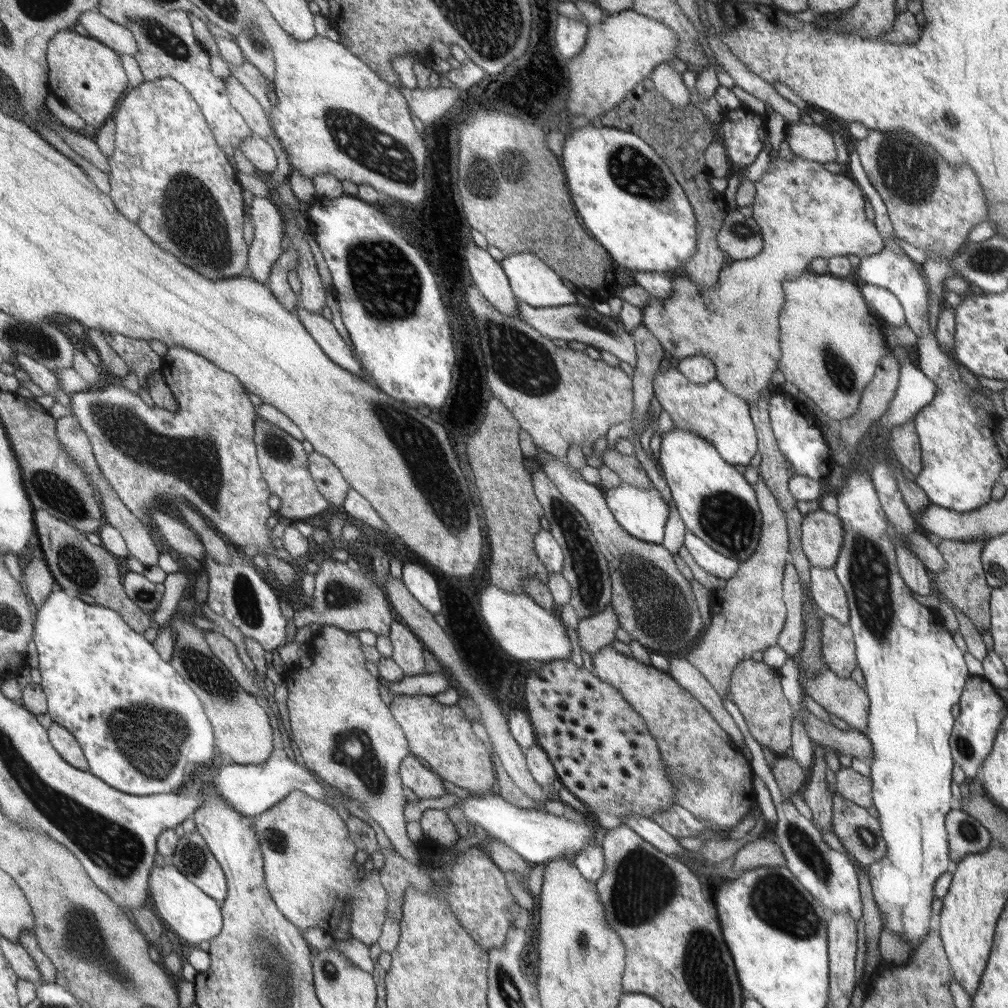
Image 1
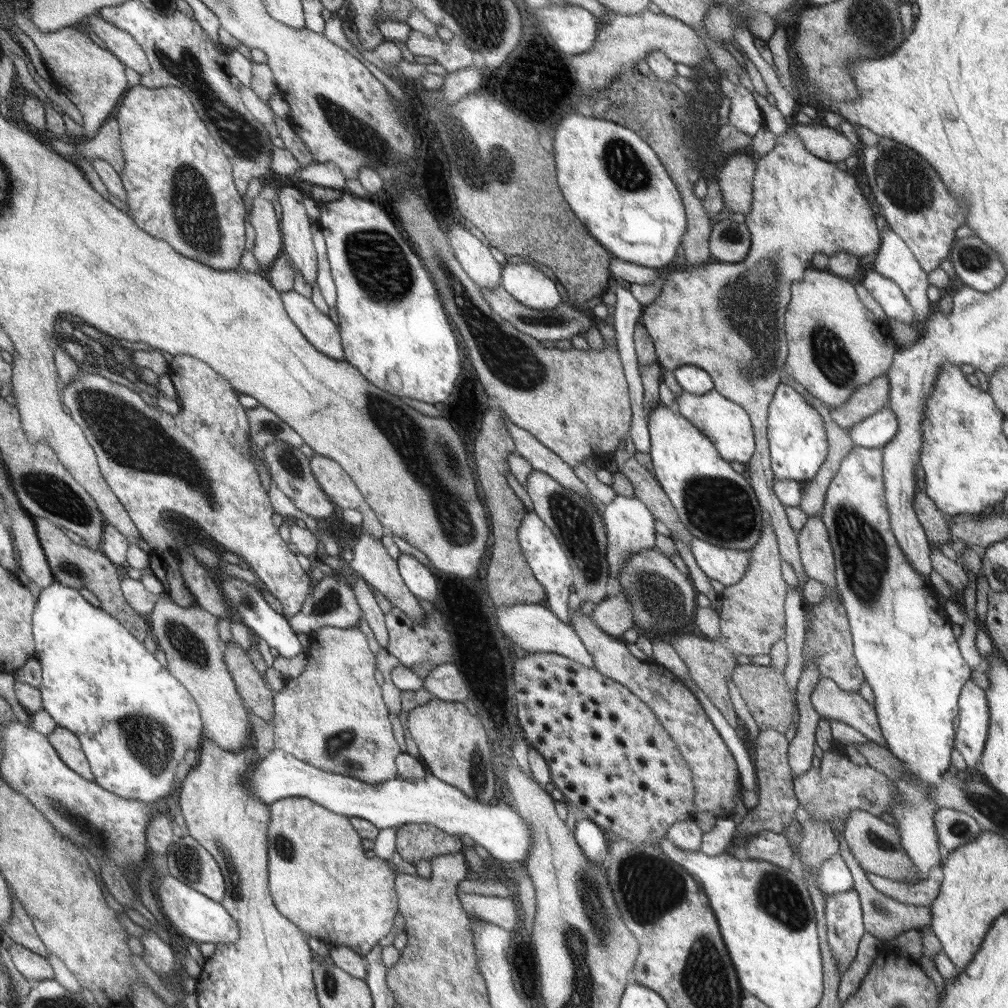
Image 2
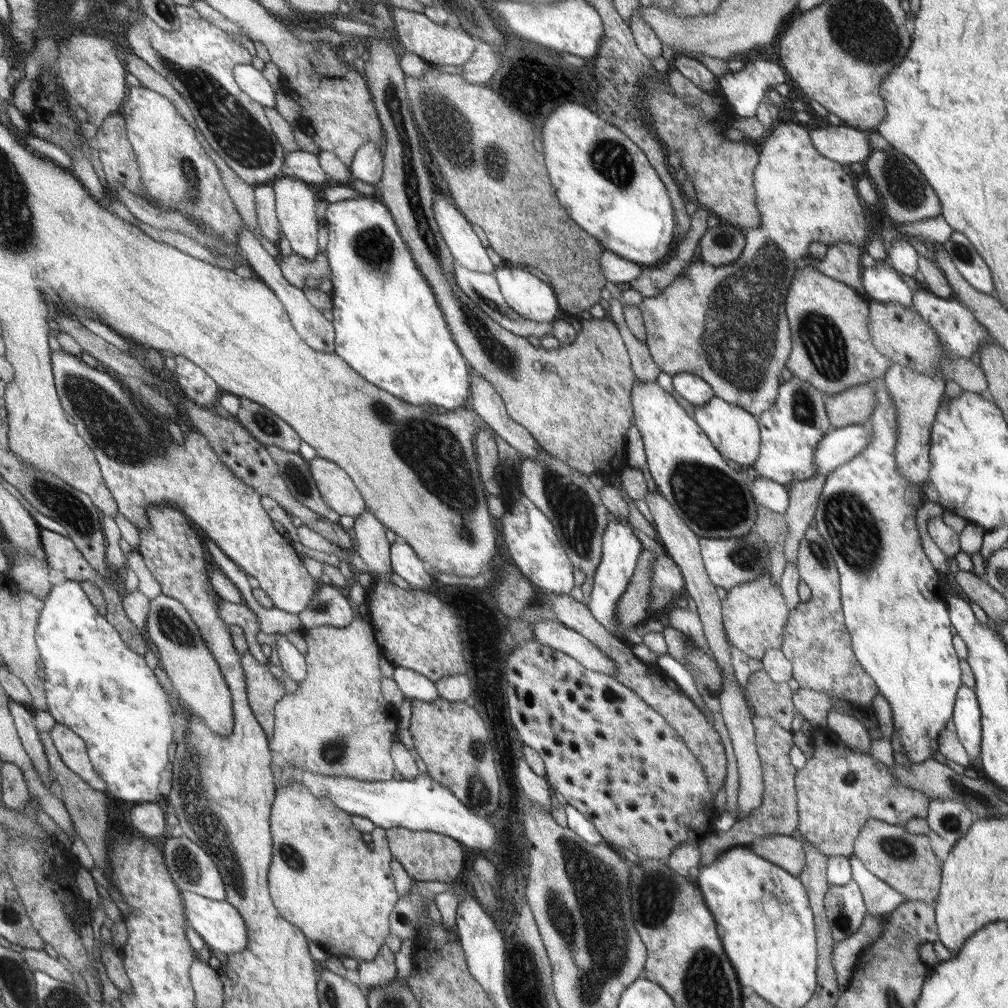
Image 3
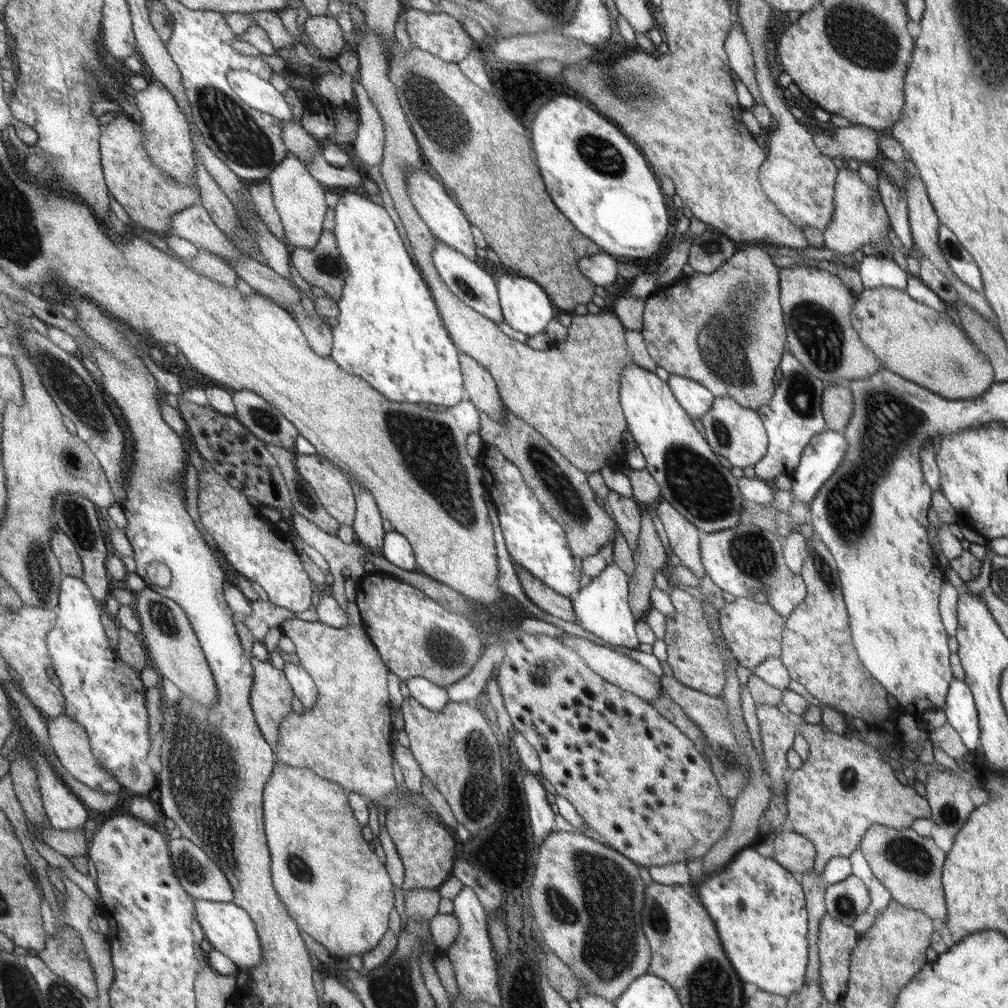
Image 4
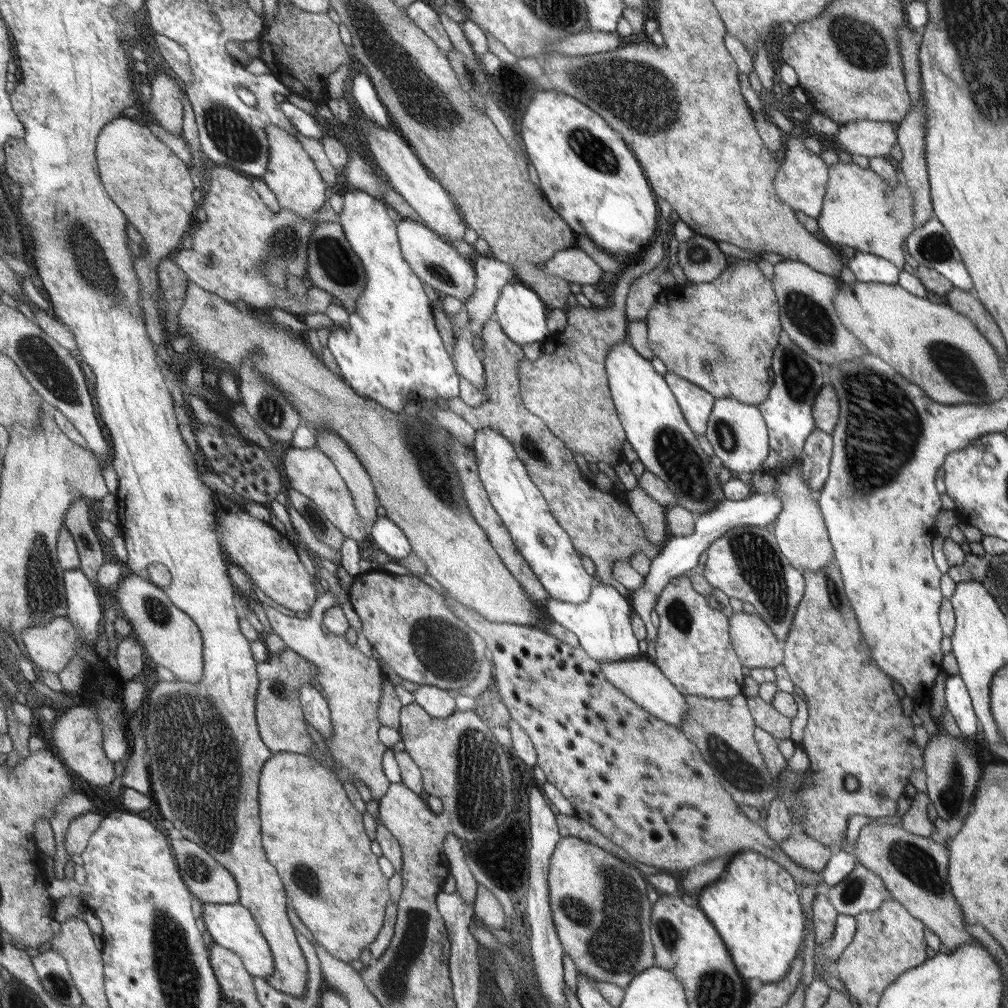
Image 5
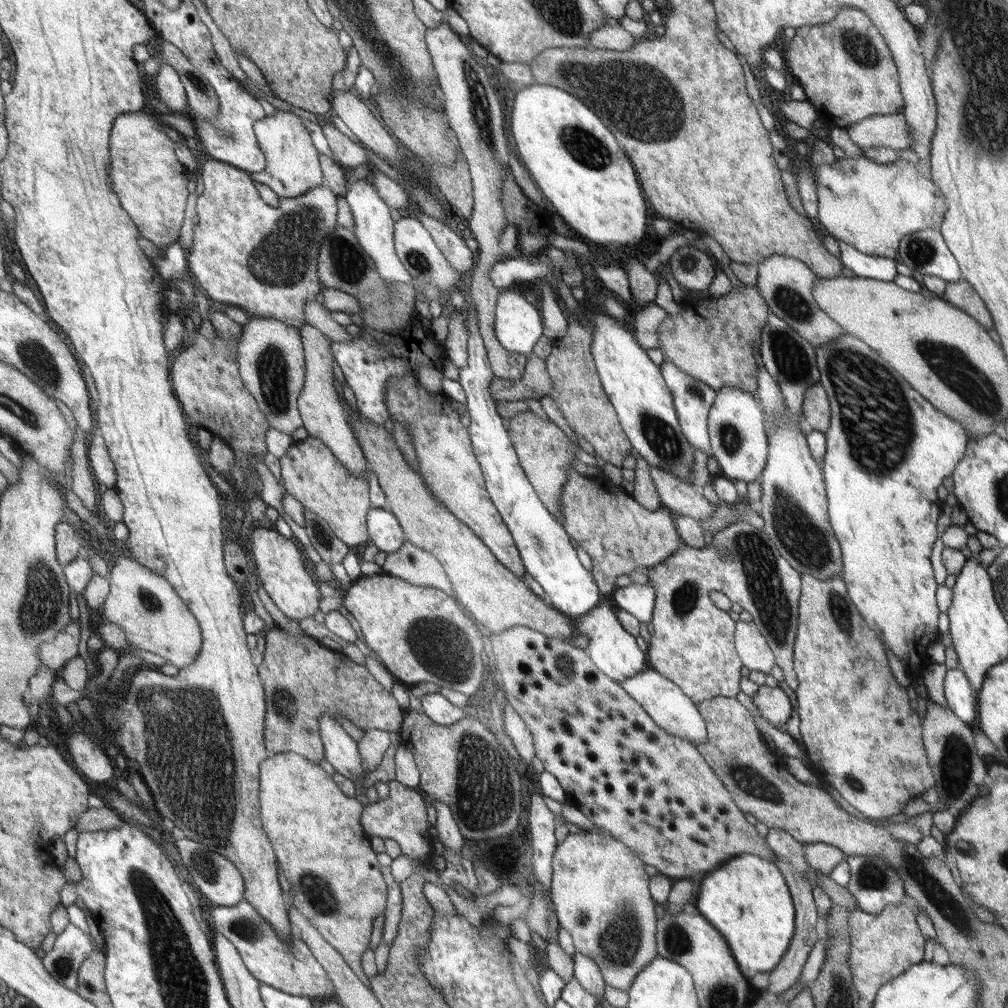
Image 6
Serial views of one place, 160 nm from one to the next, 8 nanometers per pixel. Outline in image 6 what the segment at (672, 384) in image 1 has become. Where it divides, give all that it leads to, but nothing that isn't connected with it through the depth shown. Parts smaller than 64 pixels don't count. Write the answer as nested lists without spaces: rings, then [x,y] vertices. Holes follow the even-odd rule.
[[[723,386],[716,392],[715,402],[709,410],[709,440],[711,454],[718,464],[718,475],[732,481],[751,482],[762,474],[769,454],[767,420],[762,412],[762,405],[751,393],[734,386]]]

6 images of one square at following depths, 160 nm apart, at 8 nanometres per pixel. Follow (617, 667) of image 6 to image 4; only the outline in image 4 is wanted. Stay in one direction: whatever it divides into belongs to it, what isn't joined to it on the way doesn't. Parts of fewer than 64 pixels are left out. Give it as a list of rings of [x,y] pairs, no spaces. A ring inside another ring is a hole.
[[[612,563],[606,566],[599,576],[591,579],[590,584],[580,588],[570,601],[573,603],[574,620],[585,632],[622,650],[638,647],[638,637],[634,629],[637,620],[629,605],[628,578],[619,566]]]

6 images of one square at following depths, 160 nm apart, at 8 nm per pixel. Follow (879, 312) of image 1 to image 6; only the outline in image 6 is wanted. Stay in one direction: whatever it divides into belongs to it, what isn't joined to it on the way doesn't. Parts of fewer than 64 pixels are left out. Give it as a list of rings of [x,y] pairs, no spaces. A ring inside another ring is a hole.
[[[842,240],[836,241],[840,252],[839,260],[855,276],[883,282],[891,282],[895,278],[897,260],[881,256],[867,256],[867,253],[859,252],[854,246],[845,244]]]

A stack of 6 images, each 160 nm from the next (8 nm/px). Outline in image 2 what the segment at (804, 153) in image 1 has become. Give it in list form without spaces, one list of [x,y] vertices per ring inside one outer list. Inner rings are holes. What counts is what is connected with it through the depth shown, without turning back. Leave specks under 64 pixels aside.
[[[798,122],[792,128],[807,144],[807,150],[815,152],[822,161],[843,162],[856,154],[855,145],[835,128]]]

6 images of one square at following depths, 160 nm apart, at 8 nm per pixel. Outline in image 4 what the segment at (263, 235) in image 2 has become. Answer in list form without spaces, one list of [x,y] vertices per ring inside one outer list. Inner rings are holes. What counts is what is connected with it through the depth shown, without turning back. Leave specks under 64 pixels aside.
[[[268,182],[261,185],[250,185],[248,187],[254,212],[265,224],[267,230],[279,241],[285,238],[285,229],[281,228],[281,217],[277,216],[277,210],[273,203],[273,190]]]

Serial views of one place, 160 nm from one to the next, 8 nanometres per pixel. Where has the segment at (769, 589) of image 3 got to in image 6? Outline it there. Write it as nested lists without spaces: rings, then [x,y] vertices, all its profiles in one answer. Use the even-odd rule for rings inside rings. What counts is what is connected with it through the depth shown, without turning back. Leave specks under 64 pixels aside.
[[[737,621],[735,623],[735,648],[747,671],[768,674],[773,666],[773,656],[763,642],[761,634],[755,630],[753,622]]]

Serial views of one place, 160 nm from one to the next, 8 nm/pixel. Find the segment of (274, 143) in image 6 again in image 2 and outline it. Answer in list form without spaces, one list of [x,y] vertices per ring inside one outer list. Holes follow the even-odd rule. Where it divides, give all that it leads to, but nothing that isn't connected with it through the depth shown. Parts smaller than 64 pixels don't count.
[[[286,186],[280,189],[278,202],[281,206],[283,252],[301,272],[309,286],[315,282],[315,250],[311,244],[309,218],[303,208],[303,196],[295,187]]]

